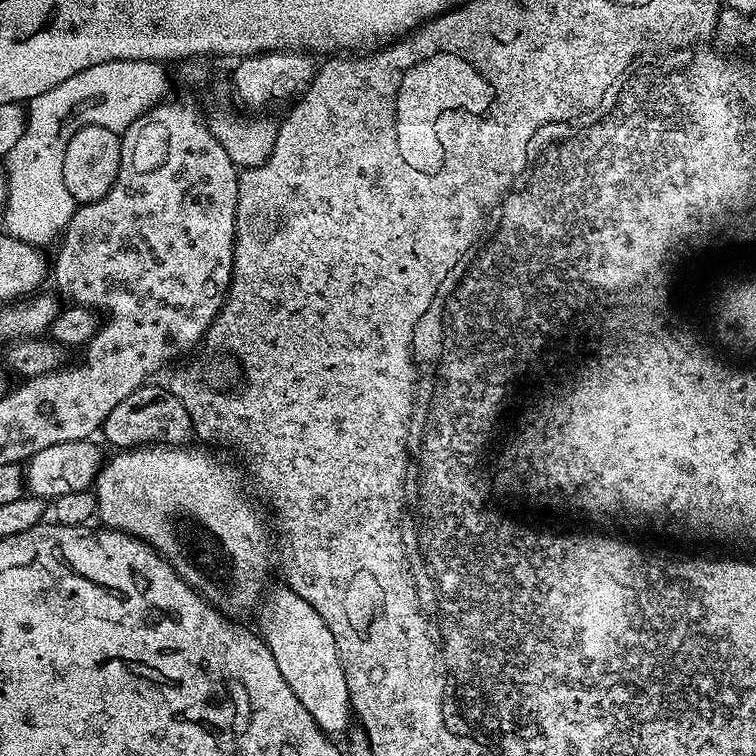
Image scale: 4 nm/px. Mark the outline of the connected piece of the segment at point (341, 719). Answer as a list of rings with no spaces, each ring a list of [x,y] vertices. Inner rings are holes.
[[[281,586],[270,592],[258,605],[258,635],[270,654],[274,654],[274,662],[278,662],[282,678],[286,678],[286,686],[294,690],[294,695],[302,706],[306,706],[310,718],[318,722],[325,734],[340,738],[349,731],[348,723],[353,723],[354,713],[346,686],[346,674],[338,658],[338,646],[334,646],[334,634],[330,634],[330,626],[326,626],[322,614],[318,614],[318,610],[314,610],[314,606],[310,606],[310,602],[306,602],[306,598],[292,588]]]

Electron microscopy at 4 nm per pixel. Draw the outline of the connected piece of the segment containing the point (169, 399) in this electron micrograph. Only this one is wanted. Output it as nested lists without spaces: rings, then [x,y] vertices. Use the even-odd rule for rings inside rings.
[[[149,382],[134,390],[134,394],[122,398],[122,402],[118,402],[118,406],[114,406],[110,414],[106,414],[102,436],[113,444],[113,449],[131,450],[153,444],[184,446],[191,441],[188,439],[193,439],[194,433],[190,414],[186,414],[186,406],[178,402],[171,387],[159,388],[156,382]]]

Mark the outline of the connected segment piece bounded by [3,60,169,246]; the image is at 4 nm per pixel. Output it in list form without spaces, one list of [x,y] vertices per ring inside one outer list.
[[[155,60],[102,62],[27,101],[24,133],[6,157],[8,209],[4,212],[3,231],[7,235],[27,244],[45,246],[63,233],[78,207],[70,190],[62,186],[62,158],[70,138],[86,126],[126,129],[130,122],[155,108],[169,95],[164,68],[163,63]]]

